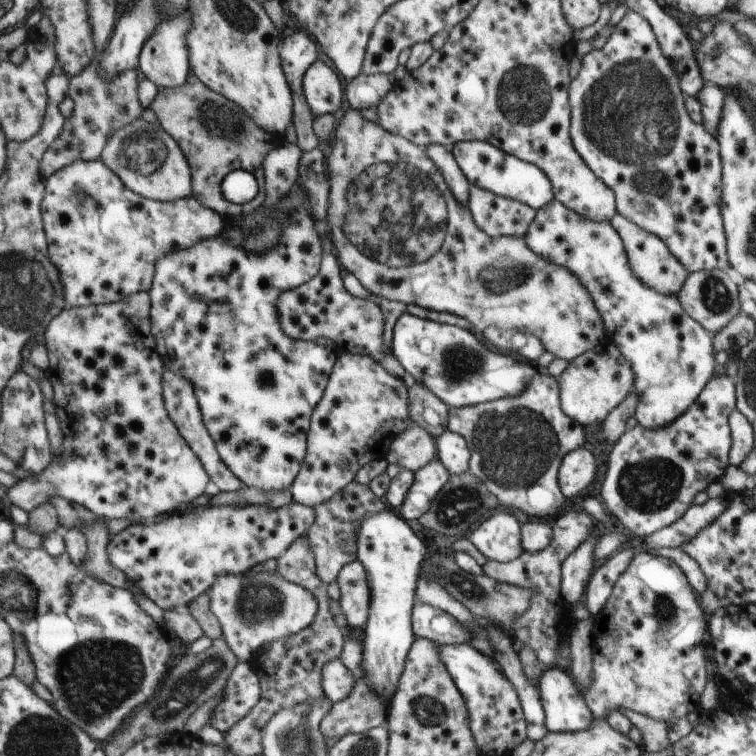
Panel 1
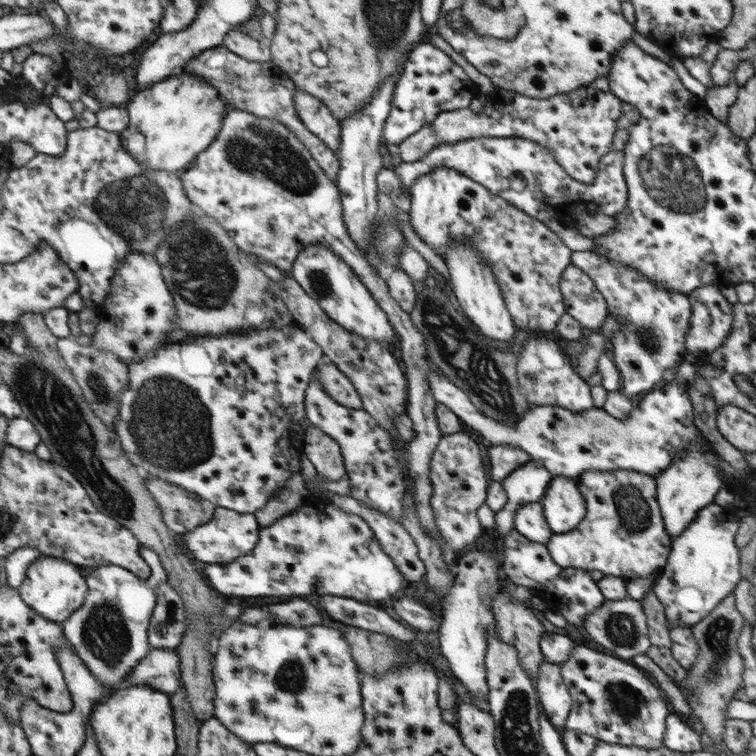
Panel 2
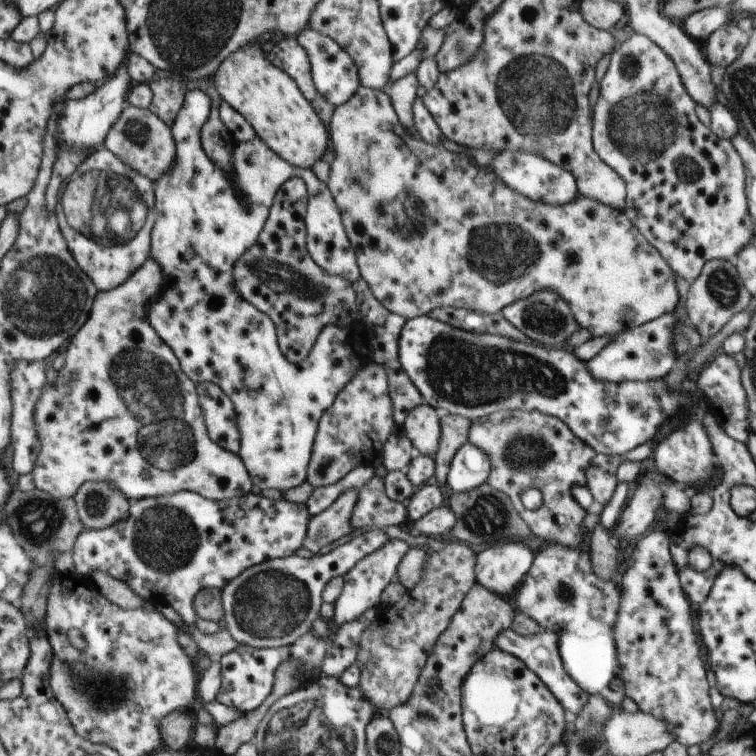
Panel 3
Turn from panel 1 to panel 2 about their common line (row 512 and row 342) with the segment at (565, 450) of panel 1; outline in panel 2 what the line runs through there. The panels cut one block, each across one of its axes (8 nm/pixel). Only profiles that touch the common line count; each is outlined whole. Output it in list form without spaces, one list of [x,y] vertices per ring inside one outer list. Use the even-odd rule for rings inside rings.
[[[530,338],[522,348],[524,350],[517,358],[516,380],[524,398],[532,406],[556,406],[578,413],[593,408],[591,387],[574,372],[572,362],[568,362],[558,342],[550,338]]]

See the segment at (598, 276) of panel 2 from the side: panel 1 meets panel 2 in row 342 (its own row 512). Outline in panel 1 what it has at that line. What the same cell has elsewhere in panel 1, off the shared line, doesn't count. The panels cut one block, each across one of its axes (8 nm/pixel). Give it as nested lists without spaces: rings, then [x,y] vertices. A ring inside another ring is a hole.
[[[717,376],[697,402],[669,426],[653,430],[637,425],[615,443],[608,458],[606,479],[600,486],[604,506],[640,541],[671,526],[688,511],[695,496],[725,477],[732,452],[729,418],[736,409],[734,379]]]

